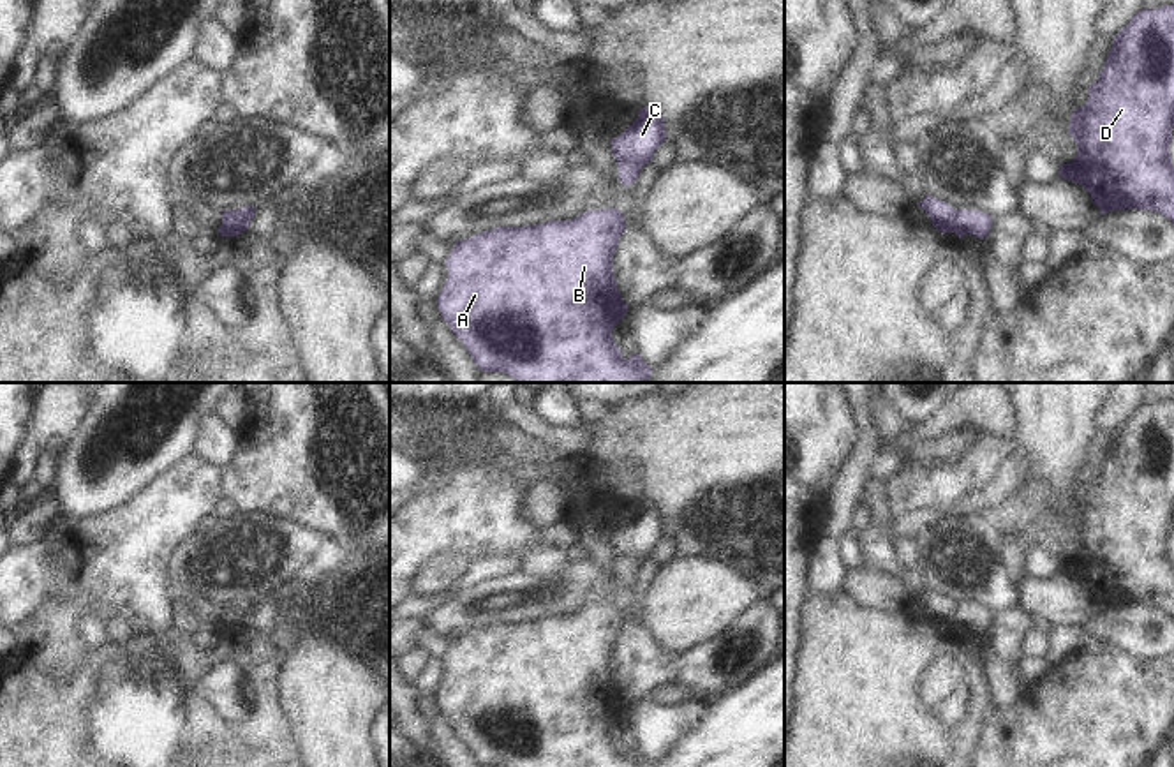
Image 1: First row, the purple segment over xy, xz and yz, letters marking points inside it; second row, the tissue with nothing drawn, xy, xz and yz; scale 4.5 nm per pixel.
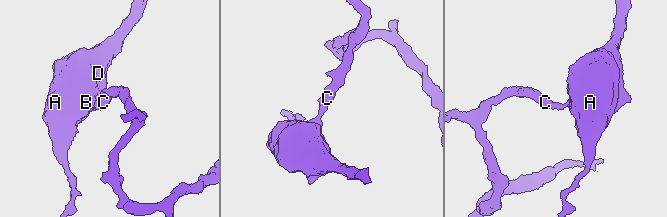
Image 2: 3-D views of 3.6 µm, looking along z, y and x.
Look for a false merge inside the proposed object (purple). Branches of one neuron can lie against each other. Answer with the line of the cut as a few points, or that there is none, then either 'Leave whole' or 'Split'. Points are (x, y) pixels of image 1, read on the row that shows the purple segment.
Split along xz (617, 159), (628, 159), (642, 166). Split

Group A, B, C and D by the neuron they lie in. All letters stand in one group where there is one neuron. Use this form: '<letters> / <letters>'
A B D / C

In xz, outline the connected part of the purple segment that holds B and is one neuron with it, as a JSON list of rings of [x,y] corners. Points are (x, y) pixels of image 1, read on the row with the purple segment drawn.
[[[605,208],[571,220],[495,227],[457,242],[446,259],[448,280],[437,298],[441,317],[481,372],[506,372],[518,383],[649,383],[652,369],[645,360],[640,354],[624,360],[612,339],[629,309],[613,277],[613,256],[624,229],[624,215]]]

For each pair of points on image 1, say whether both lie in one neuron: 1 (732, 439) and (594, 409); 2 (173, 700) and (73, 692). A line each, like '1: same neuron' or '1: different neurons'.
1: different neurons
2: same neuron

